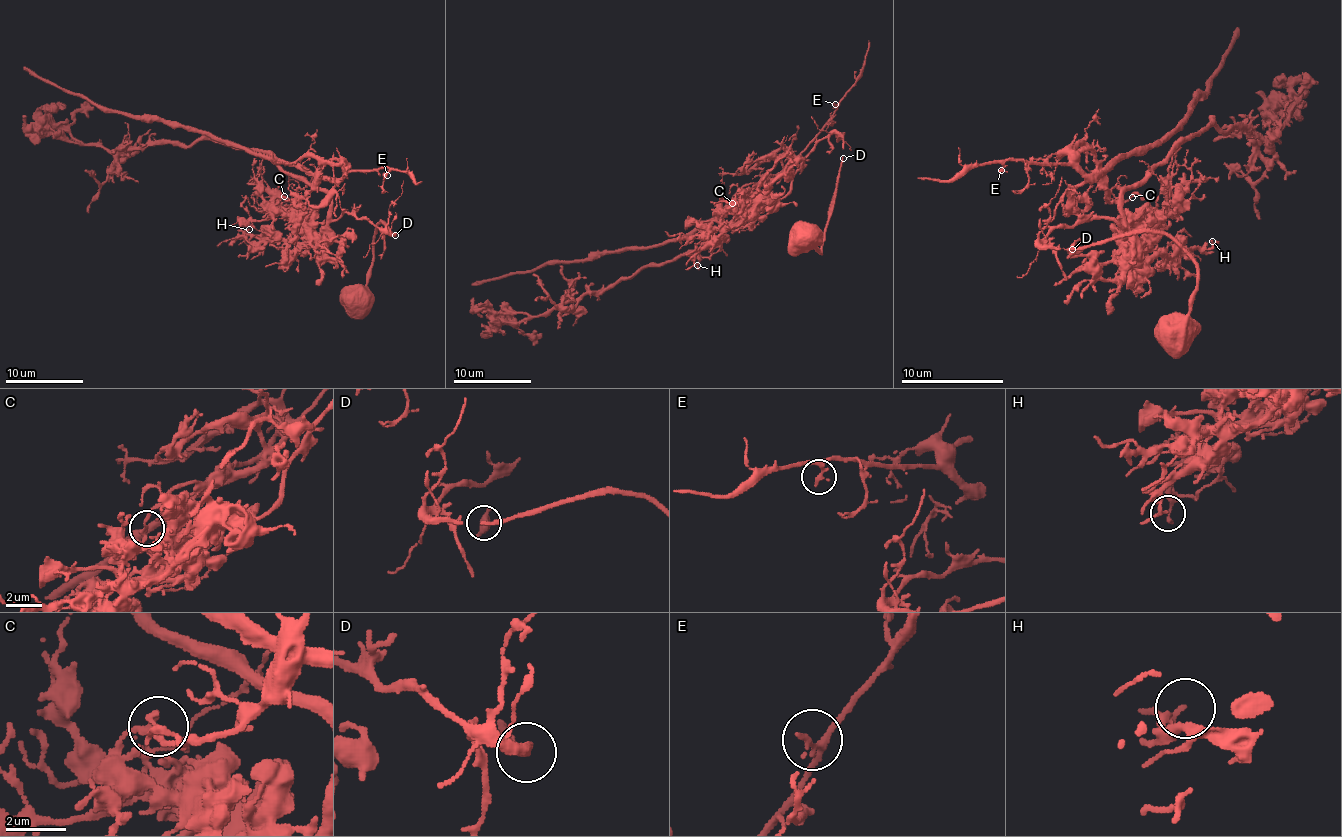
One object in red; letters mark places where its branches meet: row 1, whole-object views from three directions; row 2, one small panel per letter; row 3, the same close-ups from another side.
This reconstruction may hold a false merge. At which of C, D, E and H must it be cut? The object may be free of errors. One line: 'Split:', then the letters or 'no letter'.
Split: C

